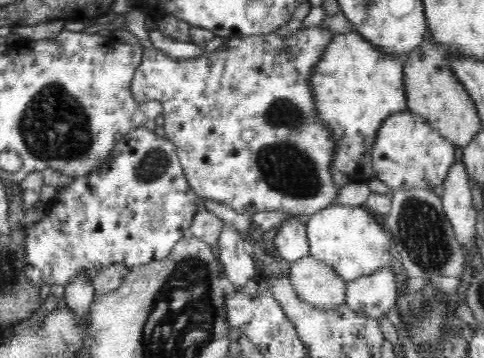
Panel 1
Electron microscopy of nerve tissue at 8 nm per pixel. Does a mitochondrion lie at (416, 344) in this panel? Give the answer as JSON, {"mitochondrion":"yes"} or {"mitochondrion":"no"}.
{"mitochondrion":"no"}

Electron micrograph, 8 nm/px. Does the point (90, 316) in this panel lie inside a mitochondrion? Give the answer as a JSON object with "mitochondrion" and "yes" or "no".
{"mitochondrion":"no"}

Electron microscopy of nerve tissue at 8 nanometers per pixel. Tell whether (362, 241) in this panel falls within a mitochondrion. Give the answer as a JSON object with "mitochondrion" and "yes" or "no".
{"mitochondrion":"no"}

